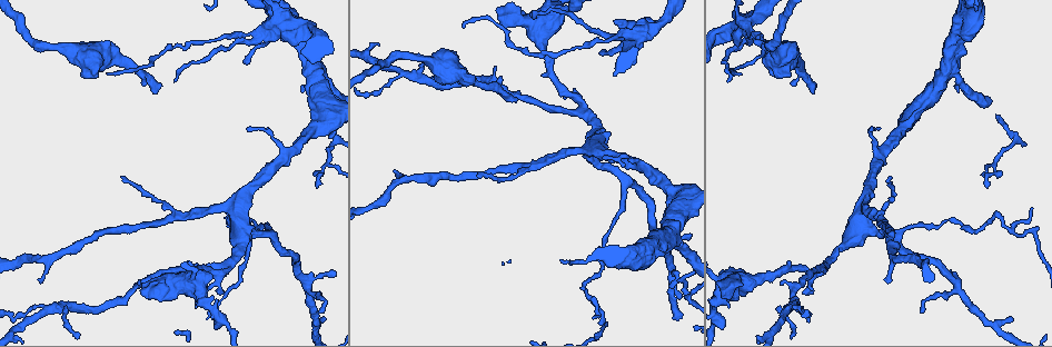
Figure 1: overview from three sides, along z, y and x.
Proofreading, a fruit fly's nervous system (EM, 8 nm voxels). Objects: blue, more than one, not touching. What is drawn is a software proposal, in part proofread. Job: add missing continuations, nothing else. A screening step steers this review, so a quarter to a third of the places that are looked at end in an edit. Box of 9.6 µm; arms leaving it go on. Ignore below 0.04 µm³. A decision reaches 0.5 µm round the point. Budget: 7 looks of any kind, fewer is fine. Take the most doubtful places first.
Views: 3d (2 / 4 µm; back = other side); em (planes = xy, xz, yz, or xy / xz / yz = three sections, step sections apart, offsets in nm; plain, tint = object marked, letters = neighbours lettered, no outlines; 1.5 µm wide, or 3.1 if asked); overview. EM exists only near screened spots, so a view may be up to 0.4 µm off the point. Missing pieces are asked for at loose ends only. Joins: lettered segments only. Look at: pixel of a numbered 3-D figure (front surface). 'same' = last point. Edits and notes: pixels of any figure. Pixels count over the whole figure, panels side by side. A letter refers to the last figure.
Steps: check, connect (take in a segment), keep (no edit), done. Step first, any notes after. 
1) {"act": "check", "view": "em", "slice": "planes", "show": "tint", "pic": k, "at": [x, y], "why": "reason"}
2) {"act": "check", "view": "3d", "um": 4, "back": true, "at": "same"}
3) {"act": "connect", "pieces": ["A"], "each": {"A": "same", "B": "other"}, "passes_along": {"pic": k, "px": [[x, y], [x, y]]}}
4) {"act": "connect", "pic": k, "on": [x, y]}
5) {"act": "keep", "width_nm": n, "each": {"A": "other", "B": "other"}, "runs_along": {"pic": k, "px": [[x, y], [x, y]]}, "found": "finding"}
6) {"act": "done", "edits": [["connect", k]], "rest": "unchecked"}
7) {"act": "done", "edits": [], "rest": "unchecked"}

{"act": "check", "view": "3d", "um": 4, "pic": 1, "at": [158, 88], "why": "free end"}

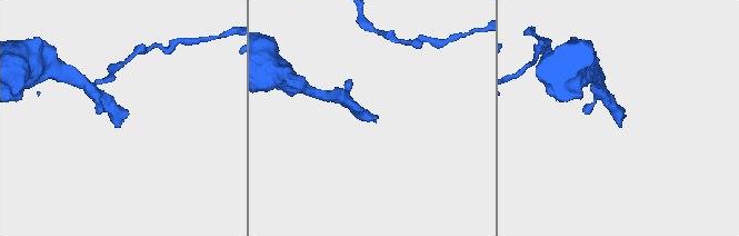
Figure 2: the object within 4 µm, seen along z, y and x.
{"act": "check", "view": "em", "slice": "xy", "step": 4, "show": "letters", "pic": 2, "at": [123, 116]}

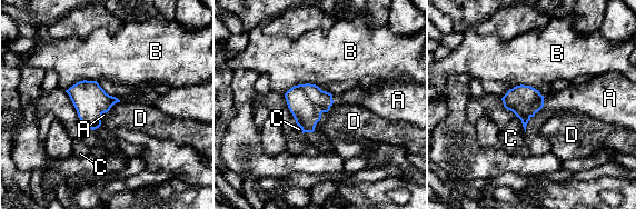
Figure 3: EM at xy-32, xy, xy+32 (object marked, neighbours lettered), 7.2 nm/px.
{"act": "connect", "pieces": ["A"], "width_nm": 240, "longest_contact_nm": ["A", 360], "each": {"A": "same", "B": "other", "C": "other", "D": "other"}, "found": "it goes on there"}

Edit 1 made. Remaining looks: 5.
{"act": "check", "view": "3d", "um": 2, "back": true, "pic": 1, "at": [604, 52], "why": "thin end"}

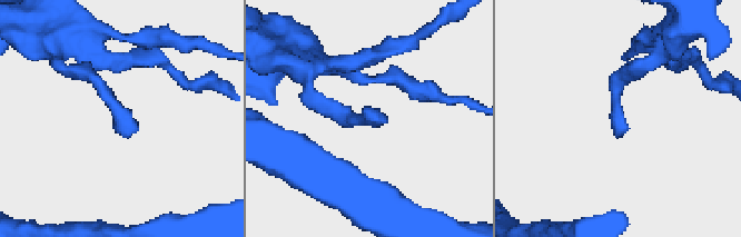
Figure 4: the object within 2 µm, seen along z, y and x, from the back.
{"act": "check", "view": "em", "slice": "planes", "show": "plain", "pic": 4, "at": [128, 138]}

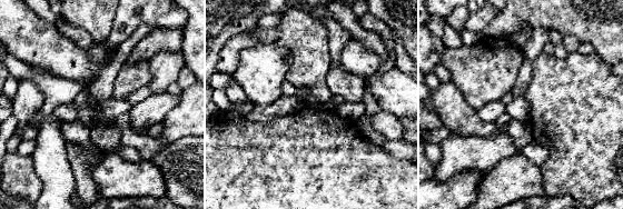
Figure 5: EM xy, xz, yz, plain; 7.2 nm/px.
{"act": "check", "view": "em", "slice": "planes", "show": "letters", "at": "same", "why": "what lies round it"}

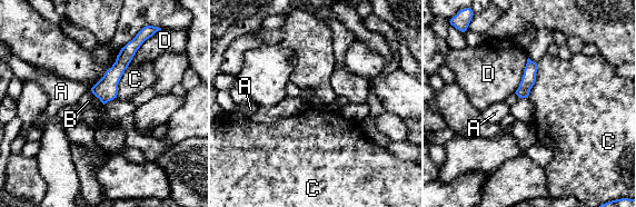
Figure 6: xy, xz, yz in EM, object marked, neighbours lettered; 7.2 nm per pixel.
{"act": "keep", "longest_contact_nm": ["D", 280], "each": {"A": "other", "B": "other", "C": "other", "D": "other"}, "runs_along": {"pic": 6, "px": [[130, 45], [105, 90], [103, 99]]}, "found": "none of them fits"}

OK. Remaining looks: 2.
{"act": "check", "view": "3d", "um": 2, "pic": 1, "at": [603, 158]}

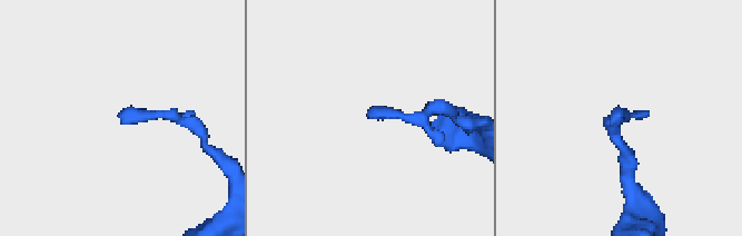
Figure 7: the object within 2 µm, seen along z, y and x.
{"act": "check", "view": "em", "slice": "xy", "step": 8, "show": "letters", "pic": 7, "at": [621, 117]}

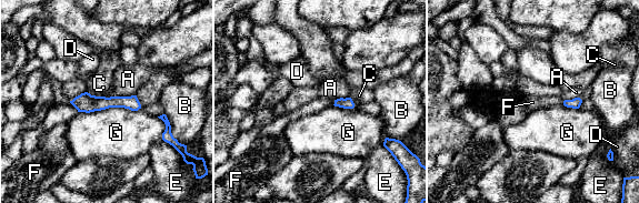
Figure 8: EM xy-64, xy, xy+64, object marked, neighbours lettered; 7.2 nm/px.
{"act": "keep", "each": {"A": "other", "B": "other", "C": "other", "D": "other", "E": "other", "F": "other", "G": "other"}, "runs_along": {"pic": 8, "px": [[75, 102], [131, 102], [137, 105]]}, "found": "none of them fits"}

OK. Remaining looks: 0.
{"act": "done", "edits": [["connect", 3]], "rest": "unchecked"}

